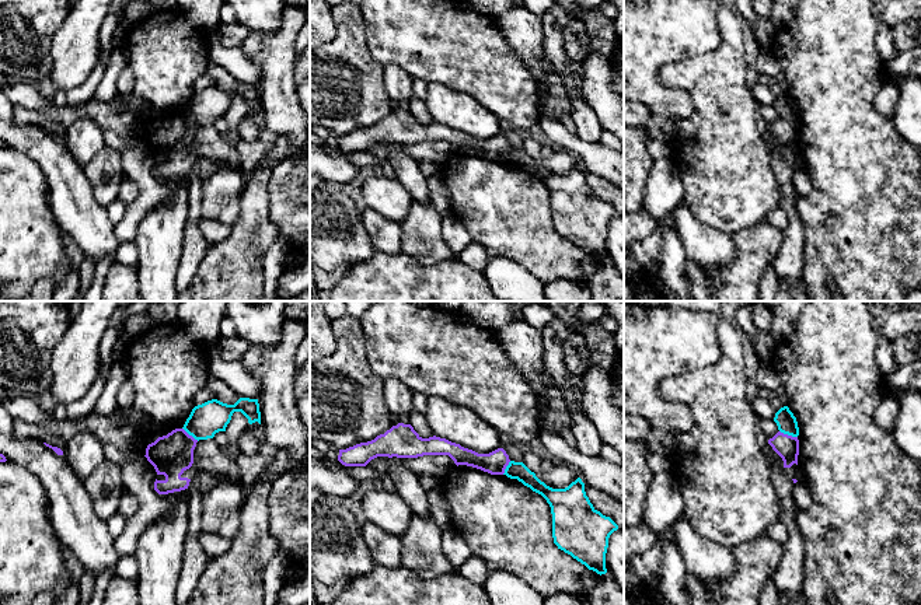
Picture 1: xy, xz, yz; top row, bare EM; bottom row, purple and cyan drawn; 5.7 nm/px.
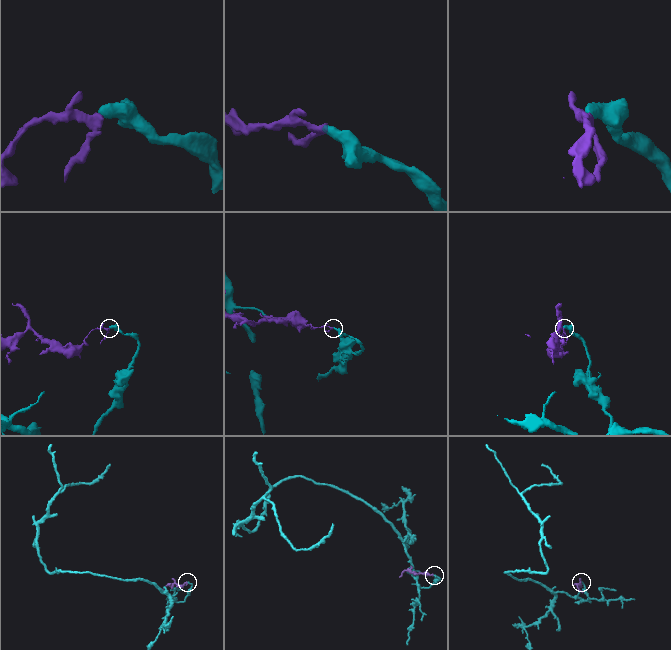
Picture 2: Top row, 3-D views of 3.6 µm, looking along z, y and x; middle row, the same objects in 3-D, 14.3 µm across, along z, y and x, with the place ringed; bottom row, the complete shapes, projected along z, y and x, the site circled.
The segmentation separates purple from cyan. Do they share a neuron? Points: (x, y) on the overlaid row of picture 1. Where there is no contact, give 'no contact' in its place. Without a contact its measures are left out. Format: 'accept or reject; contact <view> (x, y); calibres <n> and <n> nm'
reject; contact yz (787, 434); calibres 140 and 120 nm

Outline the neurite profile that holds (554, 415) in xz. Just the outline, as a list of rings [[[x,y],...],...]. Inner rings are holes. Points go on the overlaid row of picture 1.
[[[544,373],[545,384],[545,403],[538,403],[540,433],[544,429],[562,433],[564,430],[572,430],[572,416],[562,391],[554,384],[551,377]]]

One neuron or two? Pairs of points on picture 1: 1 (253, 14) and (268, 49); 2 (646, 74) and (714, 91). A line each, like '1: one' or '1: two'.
1: two
2: two

